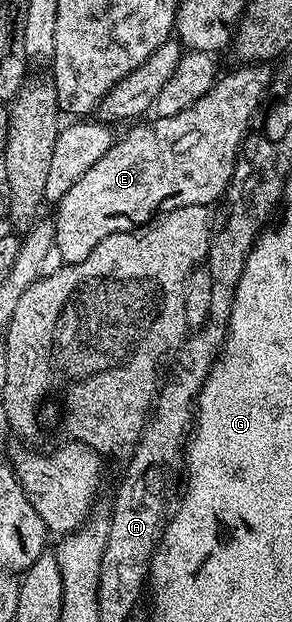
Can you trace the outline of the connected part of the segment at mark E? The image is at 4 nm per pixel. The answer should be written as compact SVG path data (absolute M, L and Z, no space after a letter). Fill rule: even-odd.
M265 63L239 67L215 80L214 89L204 94L204 98L192 102L188 110L180 110L180 114L172 114L172 118L150 118L135 123L131 127L135 128L123 140L122 137L117 139L108 154L100 158L100 162L96 162L96 166L92 166L92 170L72 186L72 190L64 193L56 204L58 213L52 216L54 243L60 250L63 265L84 261L96 246L100 246L100 242L104 242L104 238L112 234L141 230L180 206L214 206L225 197L226 187L238 165L242 141L246 139L256 113L263 107L272 79L271 69Z

